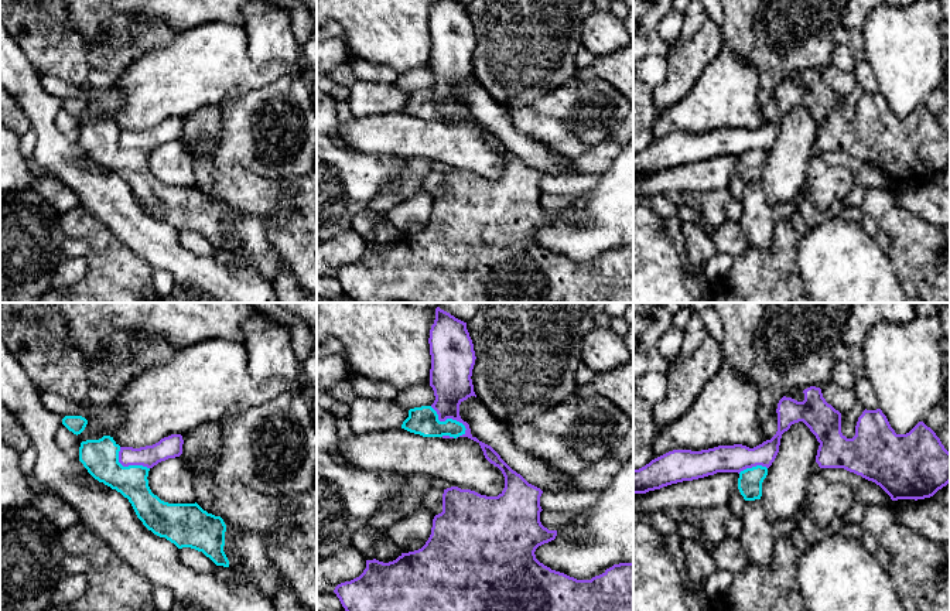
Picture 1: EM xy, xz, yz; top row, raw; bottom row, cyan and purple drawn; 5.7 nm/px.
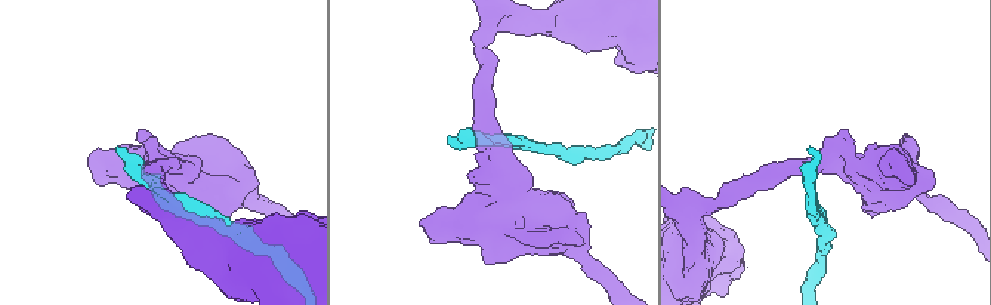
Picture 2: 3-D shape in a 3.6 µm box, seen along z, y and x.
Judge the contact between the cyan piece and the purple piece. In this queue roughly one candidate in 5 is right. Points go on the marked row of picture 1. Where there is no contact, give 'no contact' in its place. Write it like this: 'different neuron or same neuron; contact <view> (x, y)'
different neuron; contact xz (448, 419)

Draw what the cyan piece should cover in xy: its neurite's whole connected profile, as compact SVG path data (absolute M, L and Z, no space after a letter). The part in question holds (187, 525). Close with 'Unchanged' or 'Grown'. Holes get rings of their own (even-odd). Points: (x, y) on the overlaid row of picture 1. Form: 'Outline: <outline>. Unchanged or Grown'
Outline: M110 436L86 440L79 447L79 461L88 472L120 492L131 504L143 525L178 549L202 552L216 566L229 567L223 552L226 525L221 516L204 511L195 504L168 504L154 495L148 487L150 468L123 467L119 462L120 446Z. Unchanged

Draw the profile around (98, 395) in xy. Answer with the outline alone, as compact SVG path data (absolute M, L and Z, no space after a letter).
M90 386L88 392L88 399L93 405L113 405L116 400L115 390L102 388L102 386Z

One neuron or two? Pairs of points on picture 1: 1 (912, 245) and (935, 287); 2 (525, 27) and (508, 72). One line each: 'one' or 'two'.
1: one
2: one

